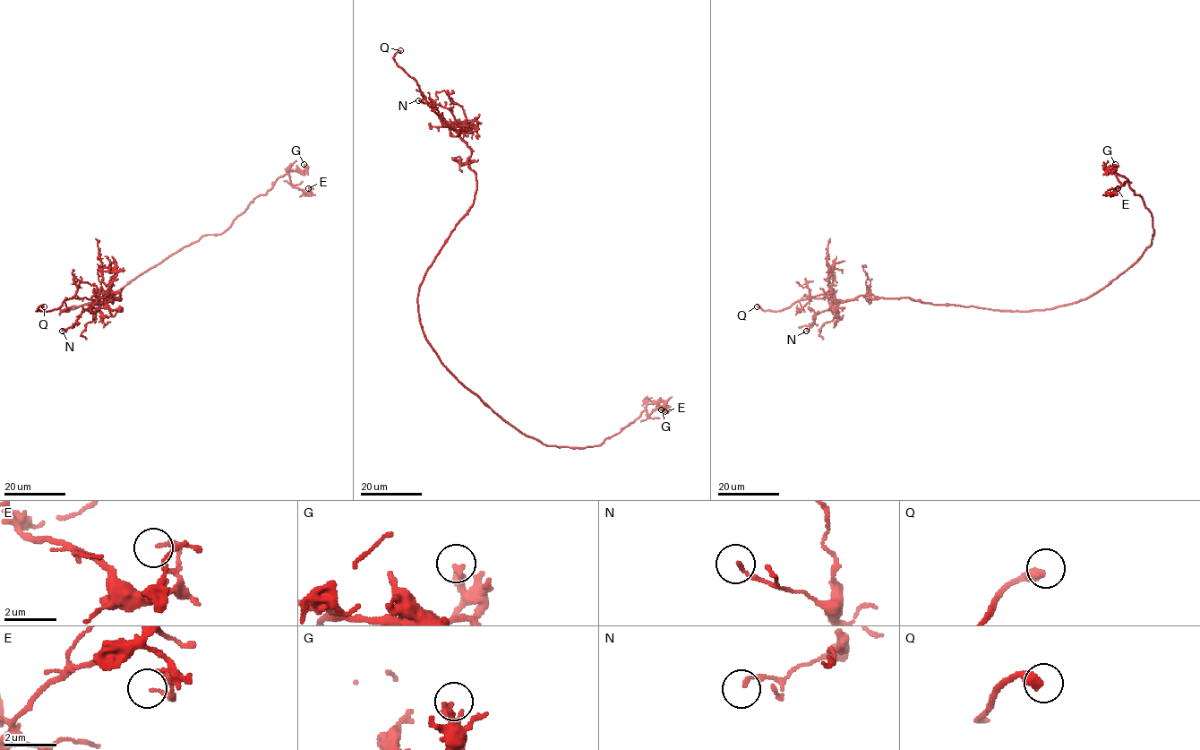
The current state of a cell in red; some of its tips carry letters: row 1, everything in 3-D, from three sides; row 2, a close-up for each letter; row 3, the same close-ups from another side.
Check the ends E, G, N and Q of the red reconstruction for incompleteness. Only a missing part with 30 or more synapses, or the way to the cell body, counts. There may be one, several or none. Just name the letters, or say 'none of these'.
Q

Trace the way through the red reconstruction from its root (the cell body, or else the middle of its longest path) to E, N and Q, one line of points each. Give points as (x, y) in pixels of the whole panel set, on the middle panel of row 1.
E: (428, 341), (467, 387), (510, 424), (547, 445), (597, 446), (644, 410), (649, 415), (665, 407), (664, 411)
N: (428, 341), (418, 288), (473, 202), (476, 174), (460, 134), (418, 100)
Q: (428, 341), (418, 288), (473, 202), (476, 174), (467, 163), (471, 149), (397, 64), (393, 56), (400, 50)

